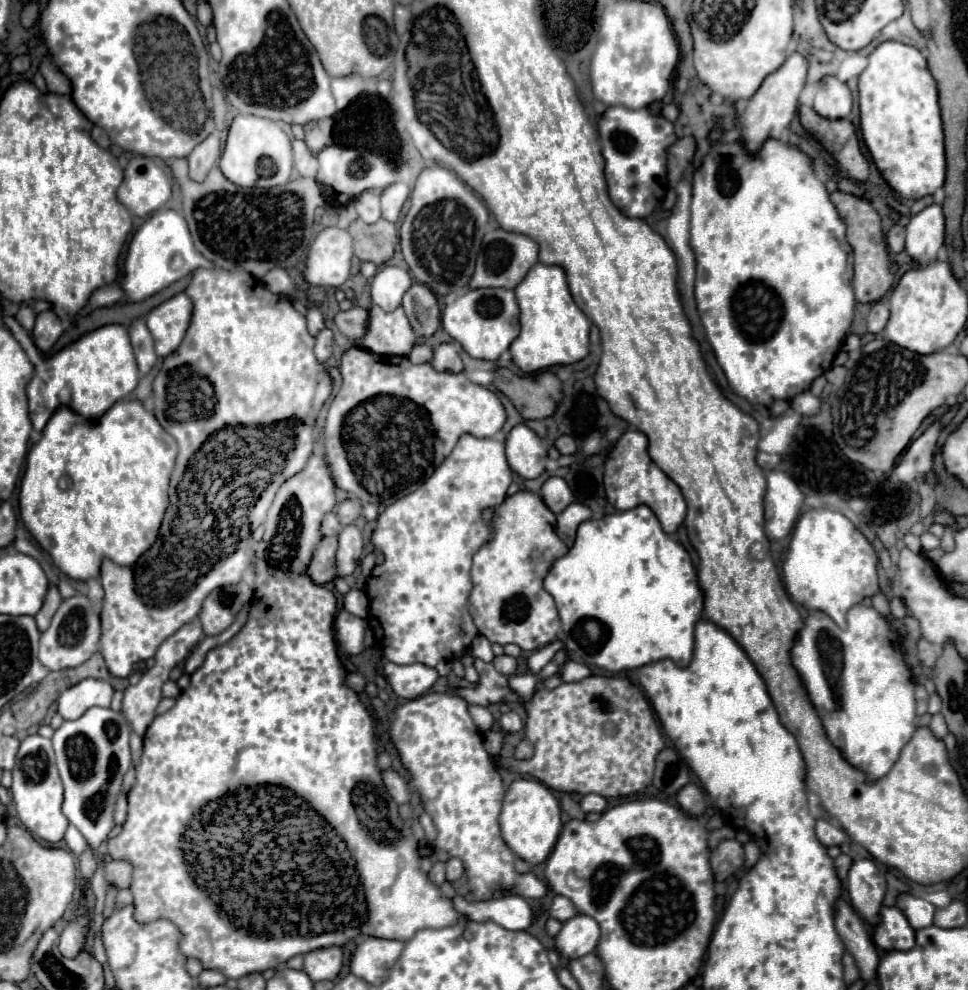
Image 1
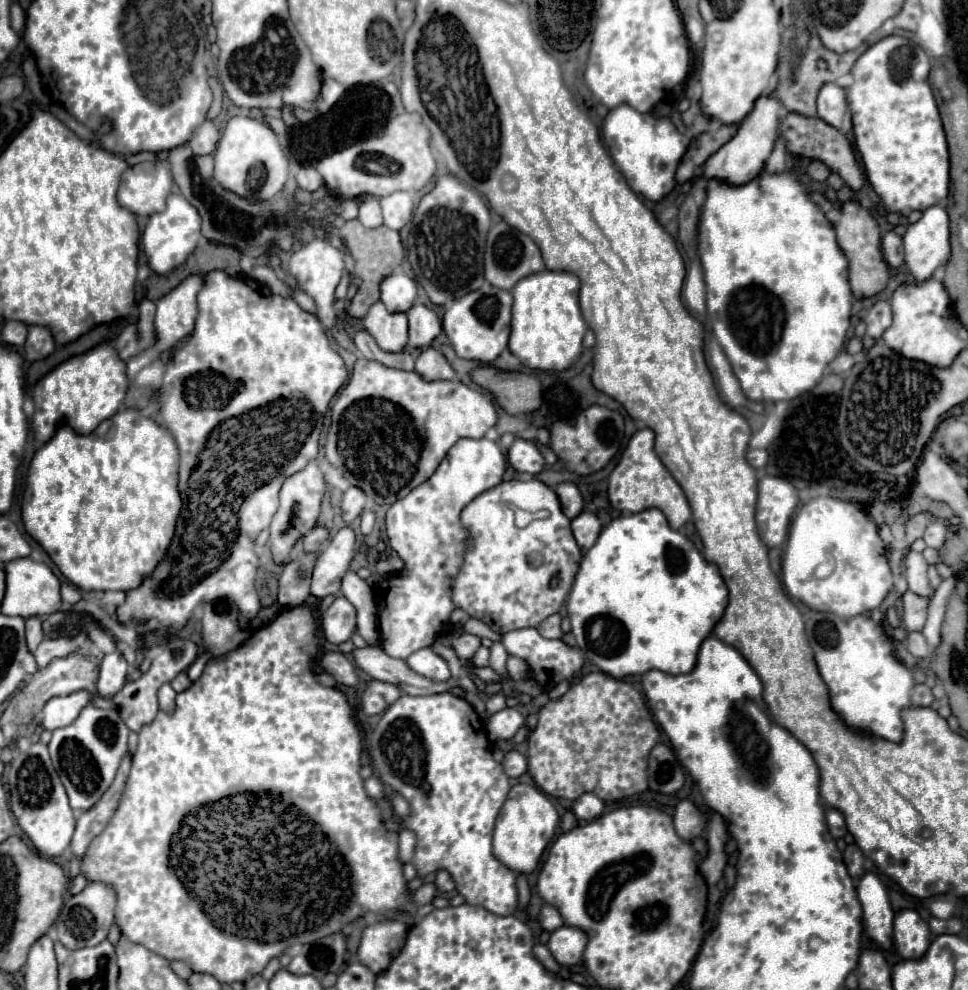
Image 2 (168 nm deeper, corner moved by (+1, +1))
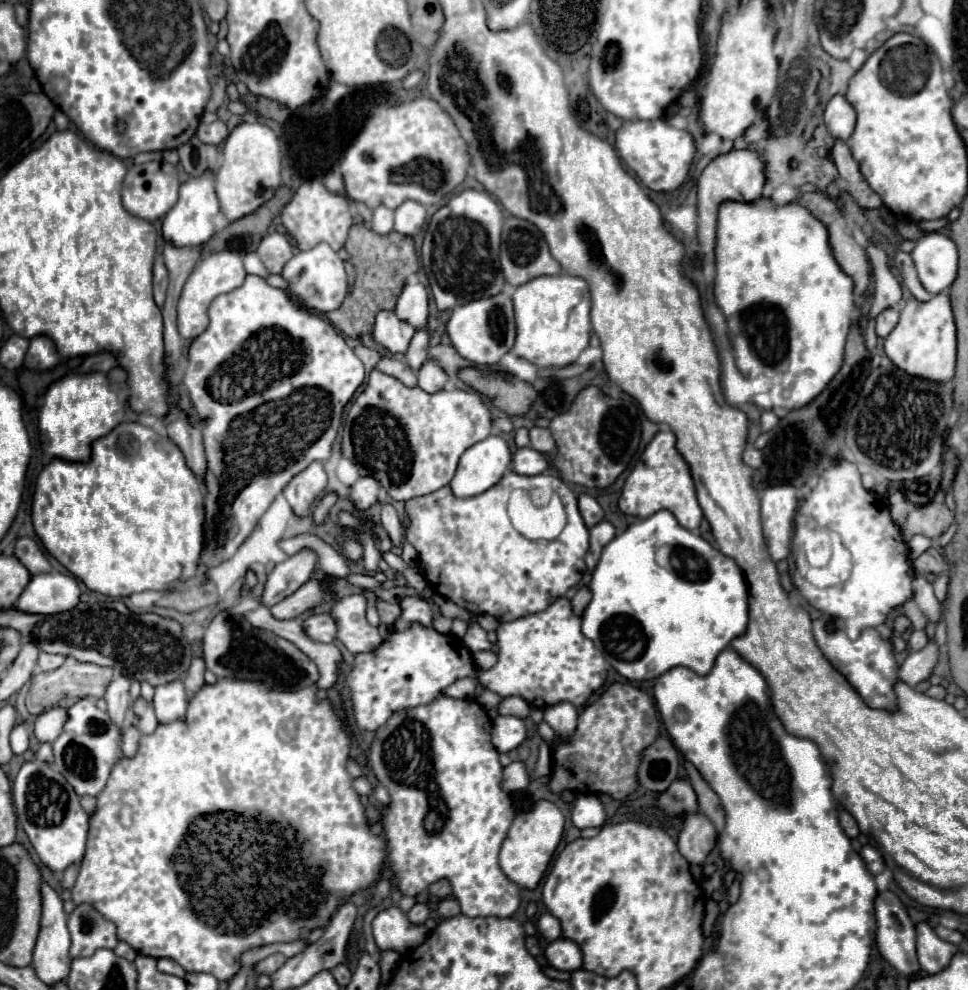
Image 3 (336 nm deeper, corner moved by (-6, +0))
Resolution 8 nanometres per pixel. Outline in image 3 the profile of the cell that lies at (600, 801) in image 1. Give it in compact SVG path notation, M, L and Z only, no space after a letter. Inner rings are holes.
M581 794L577 796L575 804L573 804L573 824L577 828L599 828L605 824L605 808L603 802L599 800L599 796L595 794Z

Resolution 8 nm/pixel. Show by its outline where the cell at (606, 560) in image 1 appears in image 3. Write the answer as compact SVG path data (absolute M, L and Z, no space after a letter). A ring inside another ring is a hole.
M659 510L615 536L603 548L591 574L589 590L591 602L583 610L583 634L627 680L653 680L675 666L685 666L705 676L713 668L715 656L747 628L747 584L743 572L707 540L679 526L669 510ZM665 546L669 546L667 566L659 560L659 550Z

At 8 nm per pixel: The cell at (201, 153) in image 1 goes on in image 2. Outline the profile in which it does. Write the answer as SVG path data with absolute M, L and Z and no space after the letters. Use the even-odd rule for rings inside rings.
M206 119L196 129L192 141L188 141L188 143L190 143L190 147L196 155L210 155L210 153L214 153L216 145L218 145L218 139L220 139L220 131L216 129L216 125L212 121Z

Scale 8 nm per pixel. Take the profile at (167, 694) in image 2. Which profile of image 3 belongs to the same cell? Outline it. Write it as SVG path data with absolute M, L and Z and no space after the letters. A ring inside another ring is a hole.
M173 680L169 684L157 686L153 706L155 706L155 714L157 714L159 722L173 722L173 720L185 718L187 694L185 694L183 682Z

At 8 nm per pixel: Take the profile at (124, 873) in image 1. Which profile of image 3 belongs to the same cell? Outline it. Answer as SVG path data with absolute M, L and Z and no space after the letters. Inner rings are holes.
M79 904L67 916L71 932L71 958L91 956L97 948L117 946L117 928L91 904Z

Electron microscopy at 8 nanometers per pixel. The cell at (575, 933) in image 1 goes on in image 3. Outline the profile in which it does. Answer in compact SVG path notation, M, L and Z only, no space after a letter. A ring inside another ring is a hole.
M557 938L555 942L551 942L545 950L545 956L549 964L555 966L557 970L573 972L583 966L583 954L579 946L569 938Z

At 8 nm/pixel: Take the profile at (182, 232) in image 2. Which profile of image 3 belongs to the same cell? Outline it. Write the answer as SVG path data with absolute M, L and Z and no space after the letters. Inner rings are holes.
M203 174L203 178L191 178L181 184L177 204L163 218L163 240L173 244L175 248L191 248L201 246L213 236L213 216L219 212L219 200L215 194L213 174Z

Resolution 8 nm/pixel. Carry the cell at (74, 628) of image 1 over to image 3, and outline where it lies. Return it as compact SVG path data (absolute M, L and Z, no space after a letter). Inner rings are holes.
M41 652L41 654L39 654L39 668L41 668L43 672L55 670L55 668L59 668L63 662L65 662L65 656L61 656L61 654L49 654L49 652Z

